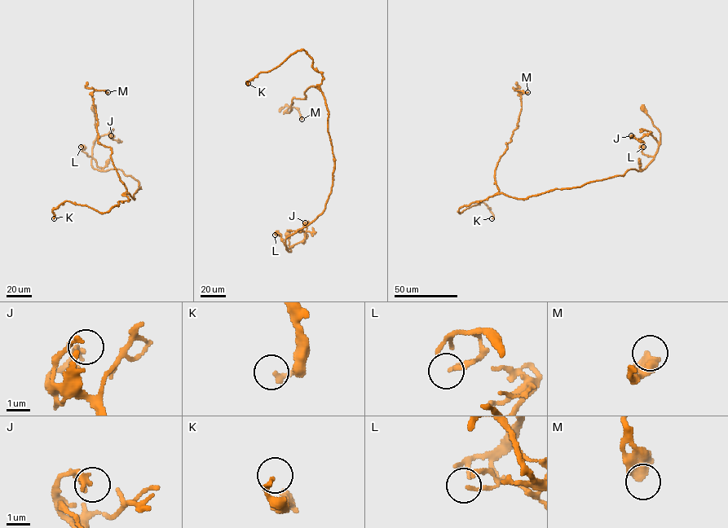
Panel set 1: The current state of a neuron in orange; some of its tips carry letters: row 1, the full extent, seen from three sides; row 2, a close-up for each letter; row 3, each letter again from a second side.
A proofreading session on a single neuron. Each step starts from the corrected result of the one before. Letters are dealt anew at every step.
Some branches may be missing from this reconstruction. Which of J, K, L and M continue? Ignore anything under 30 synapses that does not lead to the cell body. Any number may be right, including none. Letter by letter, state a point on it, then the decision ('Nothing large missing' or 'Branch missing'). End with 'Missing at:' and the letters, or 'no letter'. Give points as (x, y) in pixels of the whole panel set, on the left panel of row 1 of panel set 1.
J: Place: (111, 135). Nothing large missing
K: Place: (54, 218). Branch missing
L: Place: (81, 147). Nothing large missing
M: Place: (108, 92). Nothing large missing
Missing at: K

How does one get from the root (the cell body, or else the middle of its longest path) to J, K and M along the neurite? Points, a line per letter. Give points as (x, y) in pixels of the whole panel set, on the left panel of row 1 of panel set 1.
J: (93, 108), (97, 130), (94, 143), (101, 136), (110, 134), (112, 139), (111, 135)
K: (93, 108), (92, 167), (121, 169), (141, 187), (103, 213), (65, 200), (54, 218)
M: (93, 108), (91, 165), (138, 181), (134, 199), (123, 195), (112, 149), (98, 141), (90, 94), (108, 92)

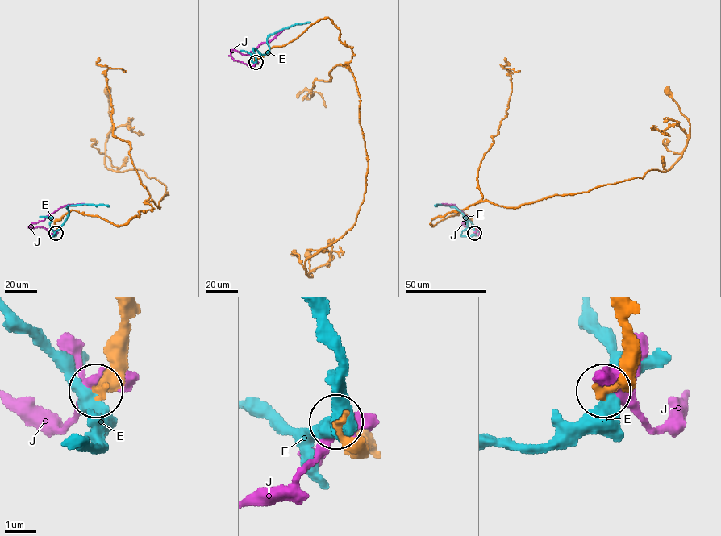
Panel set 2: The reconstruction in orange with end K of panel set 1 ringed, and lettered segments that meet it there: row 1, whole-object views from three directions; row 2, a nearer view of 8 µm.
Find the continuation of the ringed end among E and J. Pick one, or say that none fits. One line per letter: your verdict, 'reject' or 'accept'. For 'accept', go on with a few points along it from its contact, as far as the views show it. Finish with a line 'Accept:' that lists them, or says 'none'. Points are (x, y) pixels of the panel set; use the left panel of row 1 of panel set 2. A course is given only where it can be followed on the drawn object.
E: reject
J: reject
Accept: none

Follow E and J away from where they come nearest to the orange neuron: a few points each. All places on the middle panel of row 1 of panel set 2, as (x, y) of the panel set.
E: (256, 62), (253, 48), (260, 55), (266, 54), (269, 50), (267, 42), (269, 35), (292, 26), (310, 22)
J: (256, 63), (251, 66), (235, 60), (231, 56), (231, 50), (246, 55), (260, 44), (270, 42), (285, 29)

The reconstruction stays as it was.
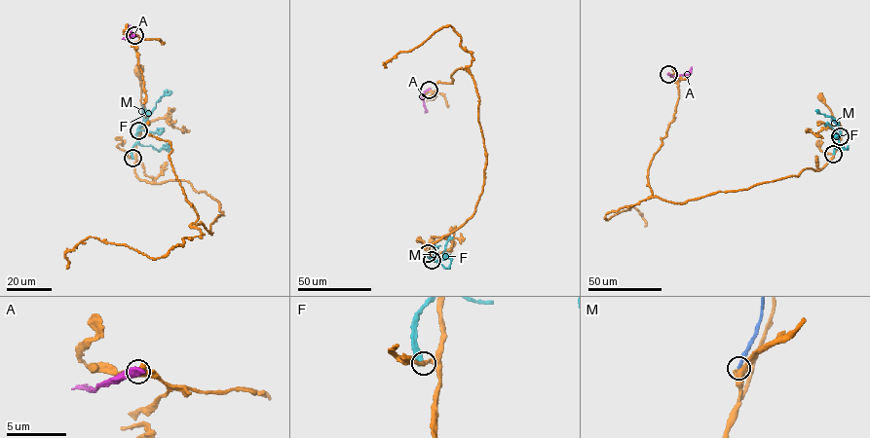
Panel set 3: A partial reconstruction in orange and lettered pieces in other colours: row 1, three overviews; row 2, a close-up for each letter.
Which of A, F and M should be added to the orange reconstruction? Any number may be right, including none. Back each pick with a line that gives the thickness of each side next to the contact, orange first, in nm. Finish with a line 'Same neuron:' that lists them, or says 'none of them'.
Same neuron: none of them

